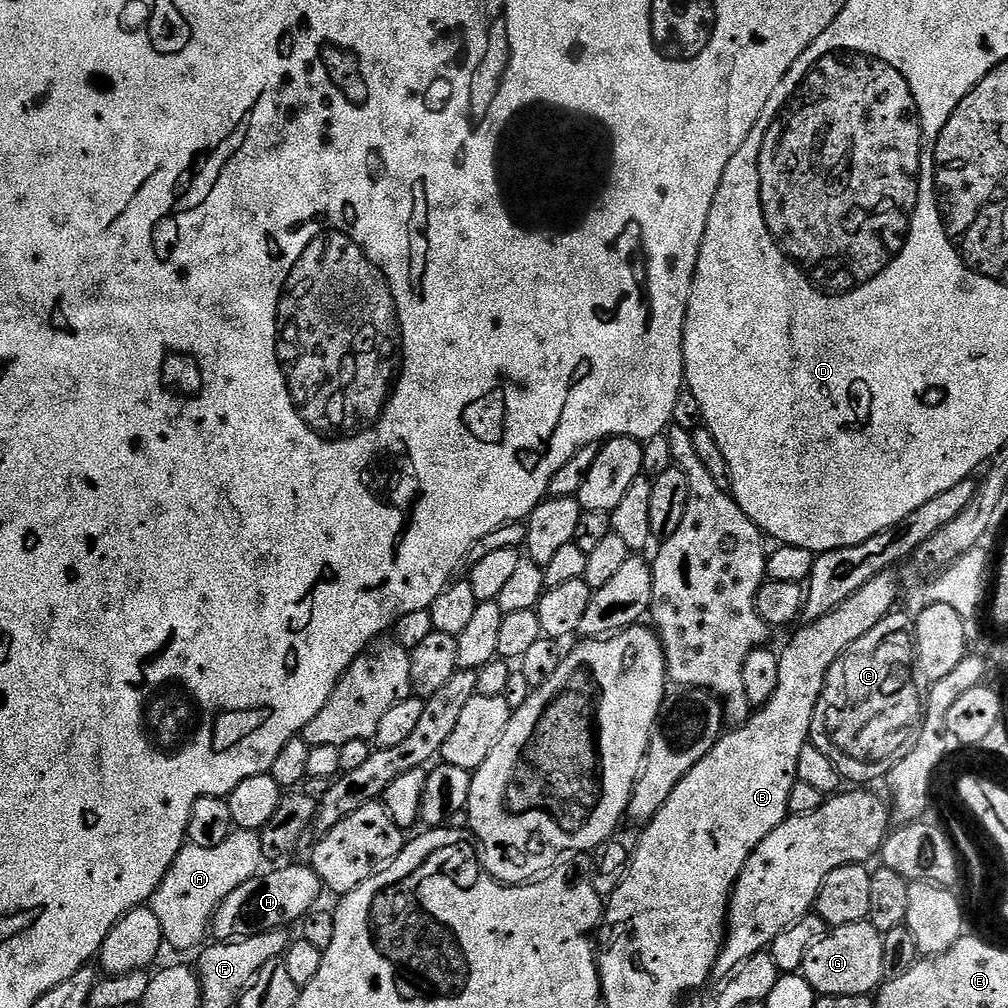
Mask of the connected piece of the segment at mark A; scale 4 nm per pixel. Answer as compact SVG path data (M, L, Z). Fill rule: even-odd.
M233 830L226 842L213 848L185 843L150 901L154 918L162 922L165 945L169 949L199 949L205 943L204 935L209 935L210 921L220 904L230 893L238 890L242 882L257 875L261 871L260 864L264 863L259 832Z

